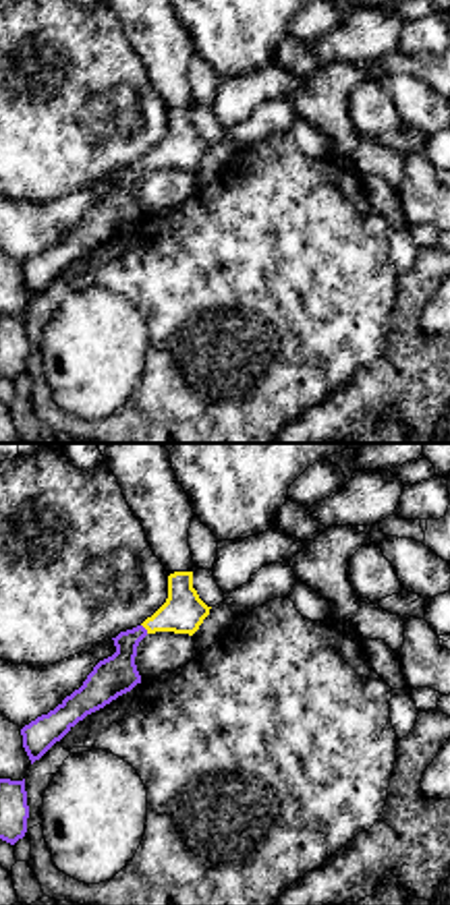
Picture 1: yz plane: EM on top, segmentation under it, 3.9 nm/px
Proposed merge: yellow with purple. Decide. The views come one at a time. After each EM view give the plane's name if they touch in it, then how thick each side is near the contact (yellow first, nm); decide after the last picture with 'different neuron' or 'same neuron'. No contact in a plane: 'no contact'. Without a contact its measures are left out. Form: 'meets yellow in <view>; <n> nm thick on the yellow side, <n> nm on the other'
meets yellow in yz; 160 nm thick on the yellow side, 160 nm on the other

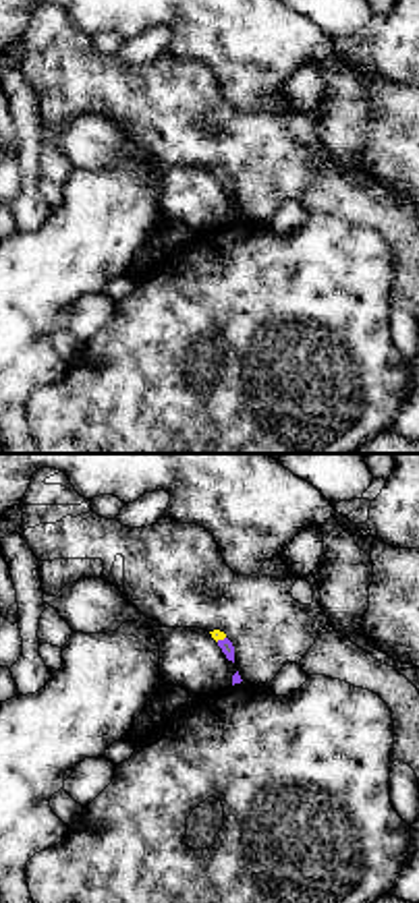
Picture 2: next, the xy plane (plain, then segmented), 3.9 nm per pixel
meets yellow in xy; 50 nm thick on the yellow side, 50 nm on the other

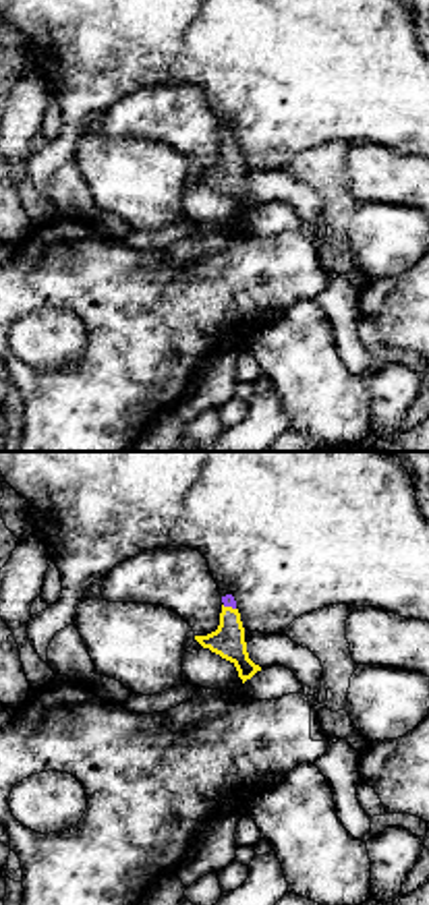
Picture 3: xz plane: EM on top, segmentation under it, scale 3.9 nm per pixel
meets yellow in xz; 130 nm thick on the yellow side, 50 nm on the other

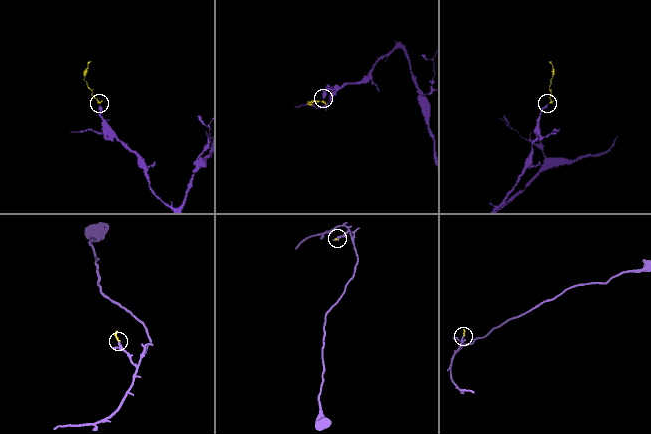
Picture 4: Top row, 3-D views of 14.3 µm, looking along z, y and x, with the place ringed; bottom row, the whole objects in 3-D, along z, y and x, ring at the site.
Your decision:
same neuron

